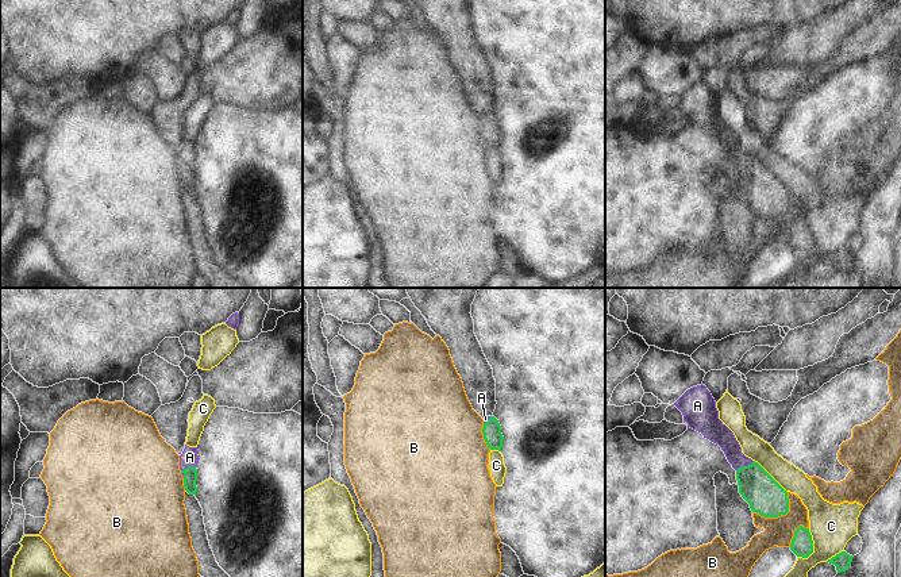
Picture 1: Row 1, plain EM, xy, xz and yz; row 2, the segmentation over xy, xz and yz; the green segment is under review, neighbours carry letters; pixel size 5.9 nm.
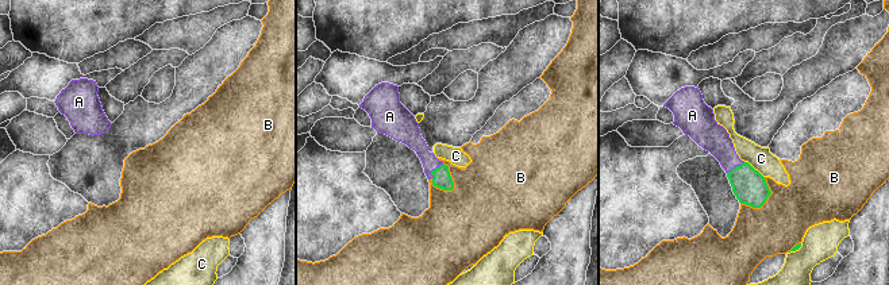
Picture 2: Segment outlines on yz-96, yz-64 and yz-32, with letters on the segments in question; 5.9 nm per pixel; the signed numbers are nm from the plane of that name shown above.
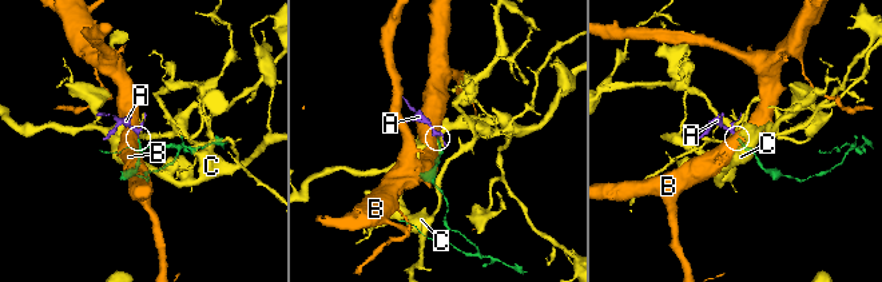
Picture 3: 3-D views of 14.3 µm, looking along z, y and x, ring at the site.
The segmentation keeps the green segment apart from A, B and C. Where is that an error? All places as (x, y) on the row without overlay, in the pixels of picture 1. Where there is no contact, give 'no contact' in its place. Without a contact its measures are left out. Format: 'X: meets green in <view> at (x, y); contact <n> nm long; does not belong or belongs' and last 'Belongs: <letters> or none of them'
A: meets green in xy at (185, 165); contact 100 nm long; belongs
B: meets green in yz at (780, 212); contact 240 nm long; does not belong
C: meets green in yz at (812, 245); contact 190 nm long; does not belong
Belongs: A

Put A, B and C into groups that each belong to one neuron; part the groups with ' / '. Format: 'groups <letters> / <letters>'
groups A / B / C

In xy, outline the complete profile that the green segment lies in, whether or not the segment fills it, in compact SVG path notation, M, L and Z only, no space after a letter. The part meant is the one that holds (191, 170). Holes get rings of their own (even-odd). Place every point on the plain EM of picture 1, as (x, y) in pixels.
M185 142L182 151L180 153L180 168L184 174L184 184L189 192L195 192L197 189L196 178L197 178L197 164L199 153L197 145L189 145Z

